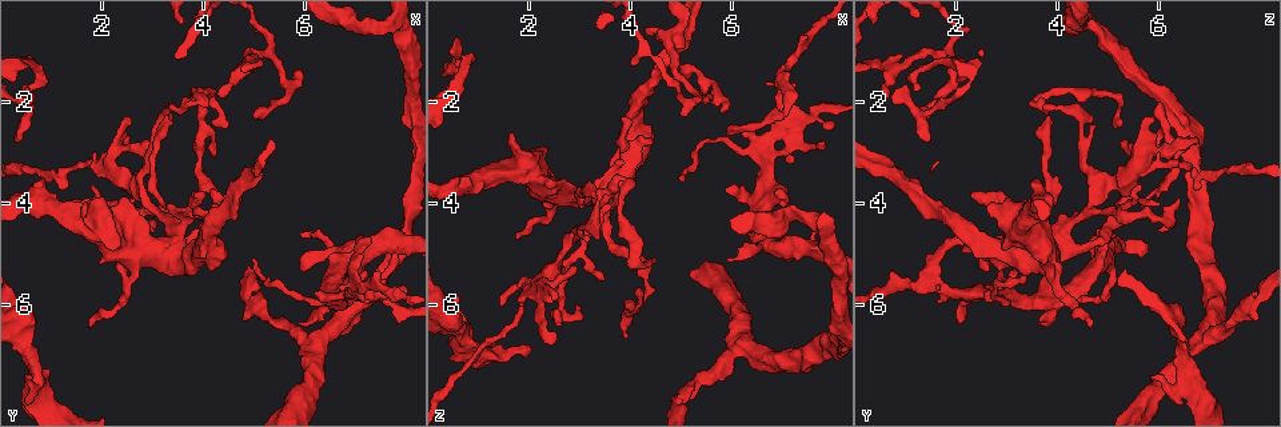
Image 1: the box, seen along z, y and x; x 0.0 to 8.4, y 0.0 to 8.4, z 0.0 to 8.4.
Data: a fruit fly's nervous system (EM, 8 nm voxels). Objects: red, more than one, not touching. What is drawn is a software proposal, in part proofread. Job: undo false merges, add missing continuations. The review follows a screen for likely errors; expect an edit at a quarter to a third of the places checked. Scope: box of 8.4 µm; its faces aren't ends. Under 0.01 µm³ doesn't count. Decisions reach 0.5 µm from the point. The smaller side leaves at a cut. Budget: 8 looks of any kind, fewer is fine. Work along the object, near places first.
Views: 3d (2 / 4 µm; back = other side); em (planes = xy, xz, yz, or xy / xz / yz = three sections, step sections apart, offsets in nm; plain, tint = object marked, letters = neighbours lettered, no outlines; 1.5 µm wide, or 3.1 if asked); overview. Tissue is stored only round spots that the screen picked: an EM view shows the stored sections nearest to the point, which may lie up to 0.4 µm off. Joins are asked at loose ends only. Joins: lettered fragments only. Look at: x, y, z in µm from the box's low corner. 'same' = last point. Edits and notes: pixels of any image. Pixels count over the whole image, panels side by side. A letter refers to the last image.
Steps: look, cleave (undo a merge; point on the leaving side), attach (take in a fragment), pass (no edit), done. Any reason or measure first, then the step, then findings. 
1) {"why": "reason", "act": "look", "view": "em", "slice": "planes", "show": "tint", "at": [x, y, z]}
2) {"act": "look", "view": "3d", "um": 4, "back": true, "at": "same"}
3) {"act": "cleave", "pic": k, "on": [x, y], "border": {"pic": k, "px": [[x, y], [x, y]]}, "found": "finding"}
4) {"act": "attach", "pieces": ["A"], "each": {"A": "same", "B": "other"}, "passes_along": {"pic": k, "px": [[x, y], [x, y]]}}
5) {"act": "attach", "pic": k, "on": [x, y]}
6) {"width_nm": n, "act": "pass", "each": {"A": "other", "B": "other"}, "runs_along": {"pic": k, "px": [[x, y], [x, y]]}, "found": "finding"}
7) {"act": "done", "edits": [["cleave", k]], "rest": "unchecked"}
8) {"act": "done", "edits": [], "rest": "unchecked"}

{"why": "narrows sharply", "act": "look", "view": "em", "slice": "planes", "show": "tint", "at": [4.60, 4.00, 1.35]}

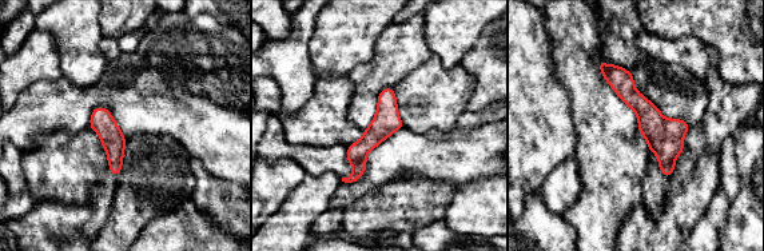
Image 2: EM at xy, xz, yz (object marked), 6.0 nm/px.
{"why": "see the neighbours", "act": "look", "view": "em", "slice": "planes", "show": "letters", "at": "same"}

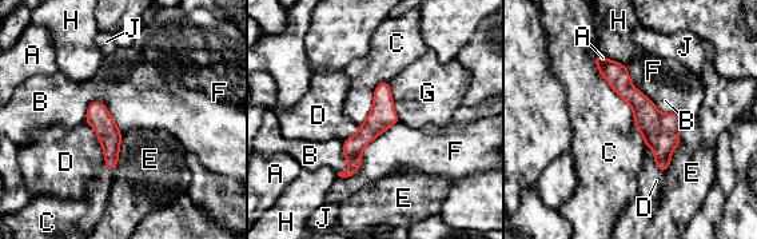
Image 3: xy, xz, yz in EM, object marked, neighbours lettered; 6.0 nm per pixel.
{"act": "pass", "each": {"A": "other", "B": "other", "C": "other", "D": "other", "E": "other", "F": "other", "G": "other", "H": "other", "J": "other"}, "border": {"pic": 3, "px": [[596, 52], [646, 147]]}, "found": "continuous, no second neuron"}

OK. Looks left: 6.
{"why": "free end", "act": "look", "view": "em", "slice": "planes", "show": "tint", "at": [2.60, 3.85, 6.45]}

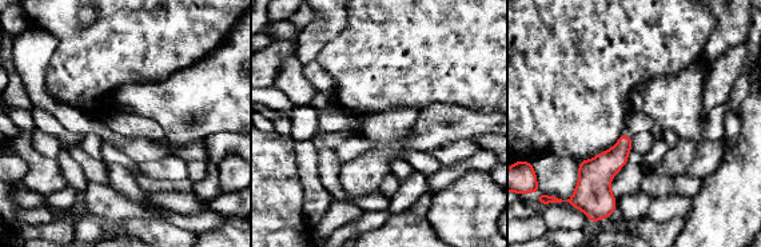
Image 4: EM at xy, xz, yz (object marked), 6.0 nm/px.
{"why": "see the neighbours", "act": "look", "view": "em", "slice": "planes", "show": "letters", "at": "same"}

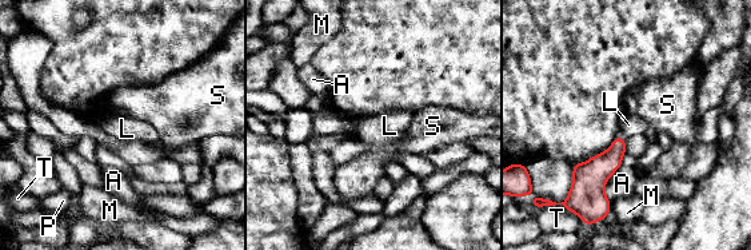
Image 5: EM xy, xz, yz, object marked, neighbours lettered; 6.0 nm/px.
{"longest_contact_nm": ["A", 240], "act": "attach", "pieces": ["L"], "each": {"A": "other", "L": "same", "M": "other", "P": "other", "S": "other", "T": "other"}, "passes_along": {"pic": 5, "px": [[596, 170], [622, 138], [628, 124]]}, "found": "it goes on there"}

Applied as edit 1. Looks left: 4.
{"act": "look", "view": "em", "slice": "planes", "show": "letters", "at": [3.35, 2.10, 3.85]}

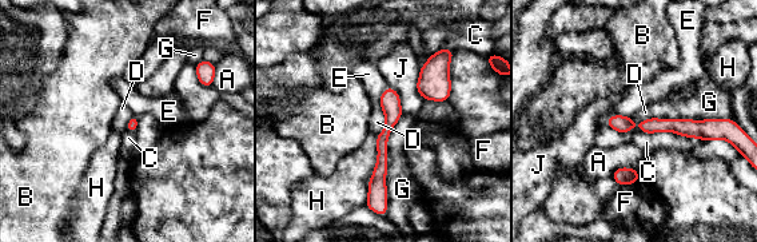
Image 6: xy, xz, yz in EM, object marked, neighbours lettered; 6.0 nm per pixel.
{"longest_contact_nm": ["G", 550], "act": "pass", "each": {"A": "other", "B": "other", "C": "other", "D": "other", "E": "other", "F": "other", "G": "other", "H": "other", "J": "other"}, "border": {"pic": 6, "px": [[652, 116], [634, 125], [625, 134]]}, "found": "all the same neuron"}

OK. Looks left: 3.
{"act": "done", "edits": [["attach", 5]], "rest": "unchecked"}

